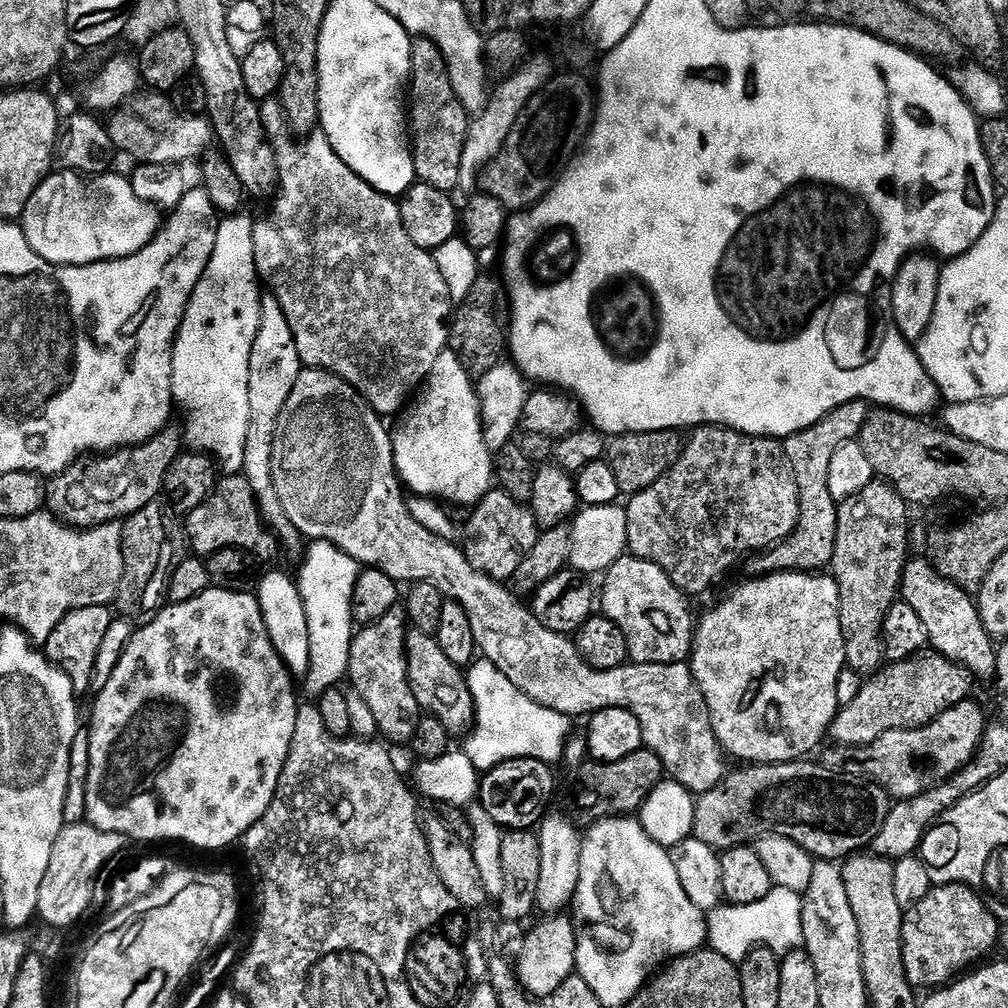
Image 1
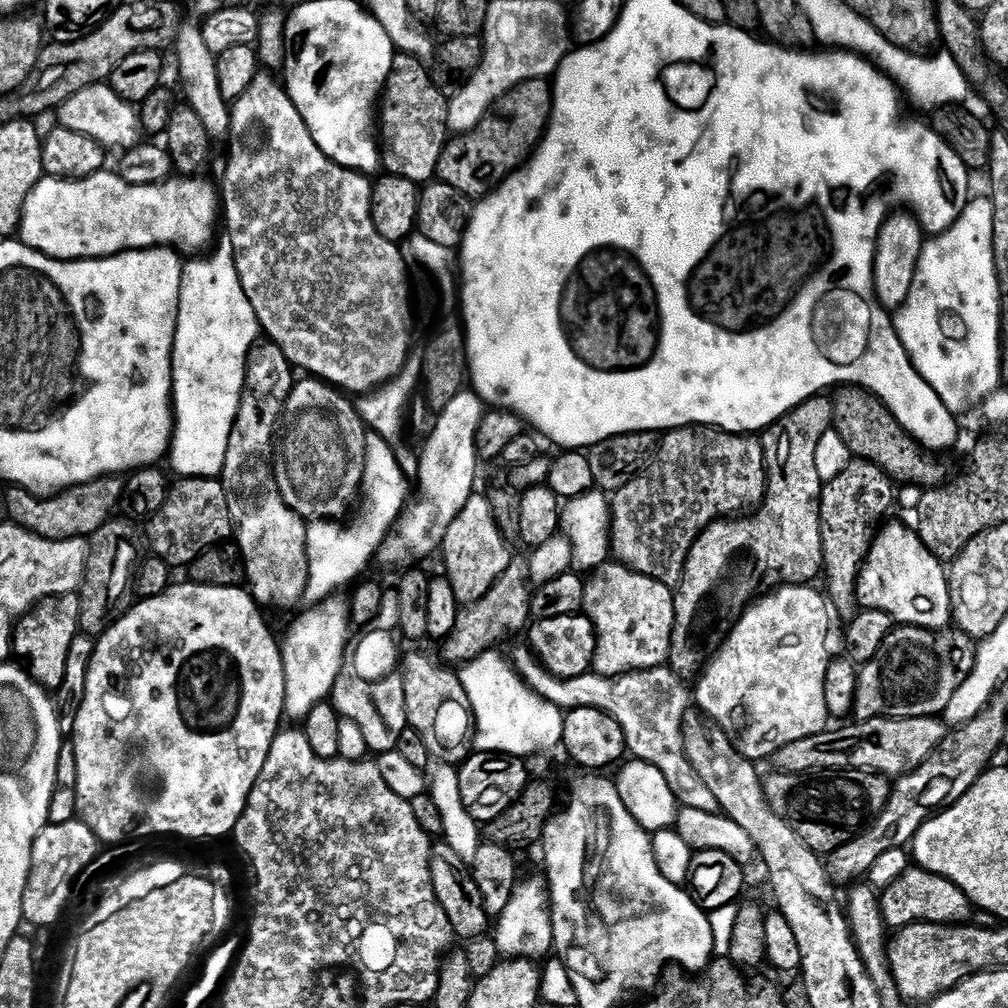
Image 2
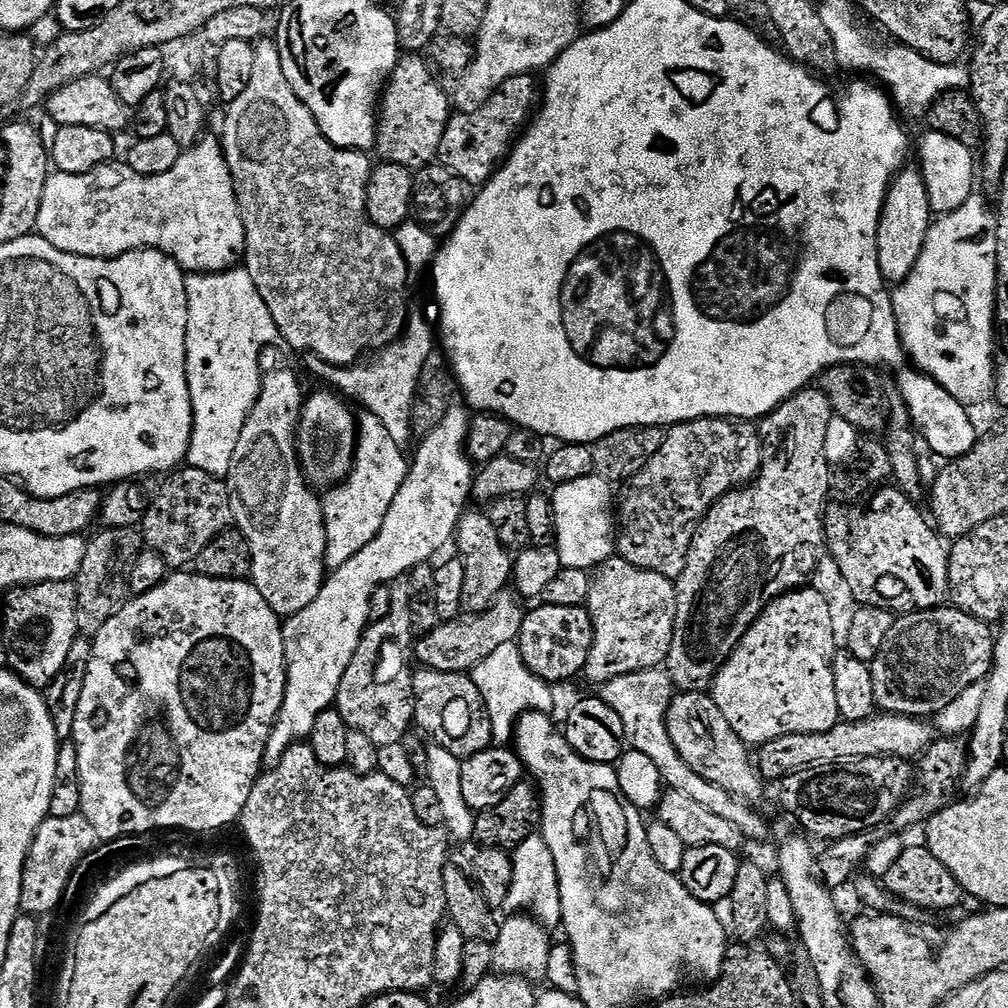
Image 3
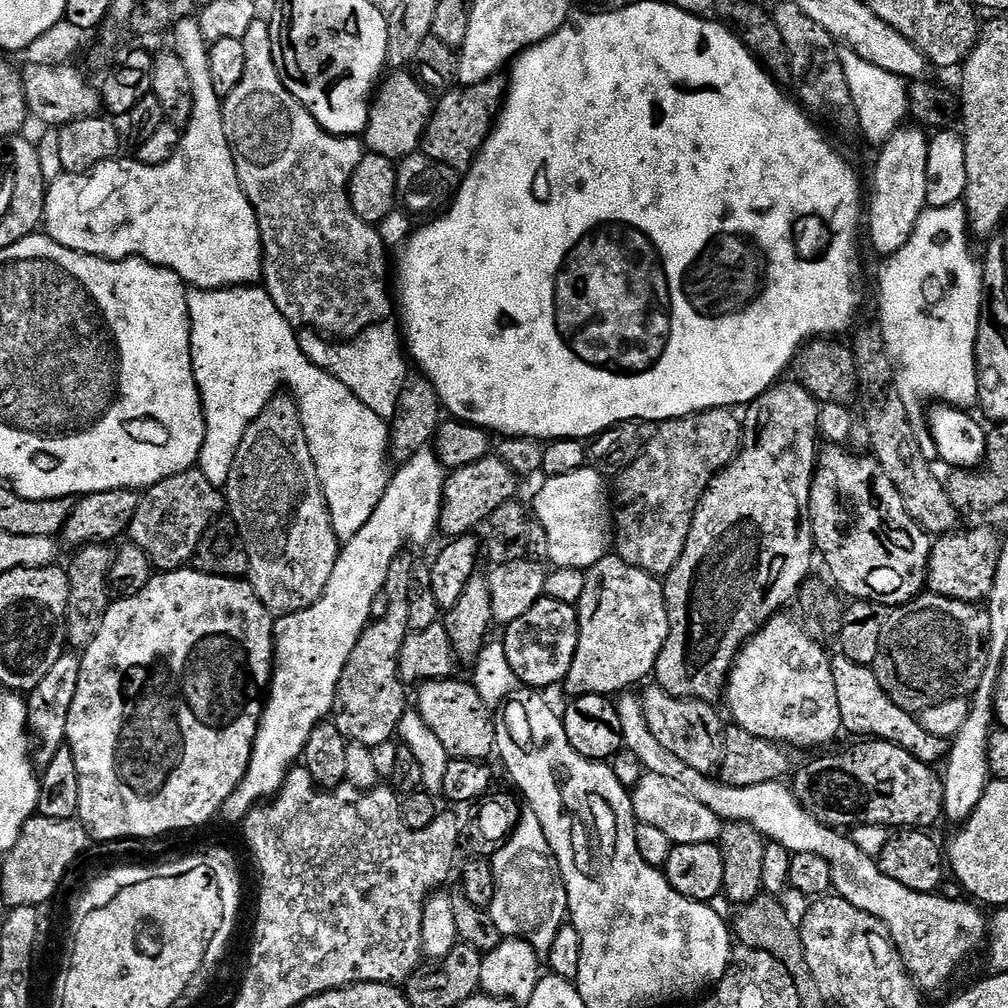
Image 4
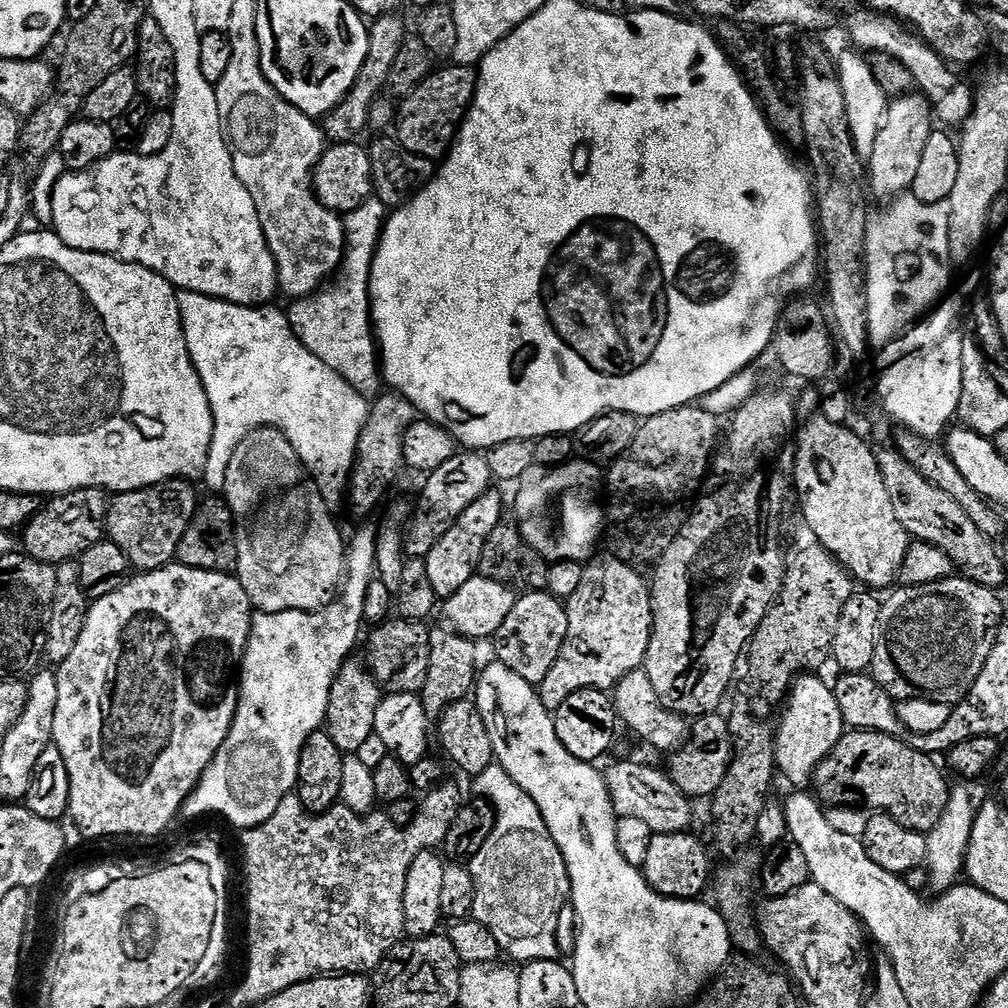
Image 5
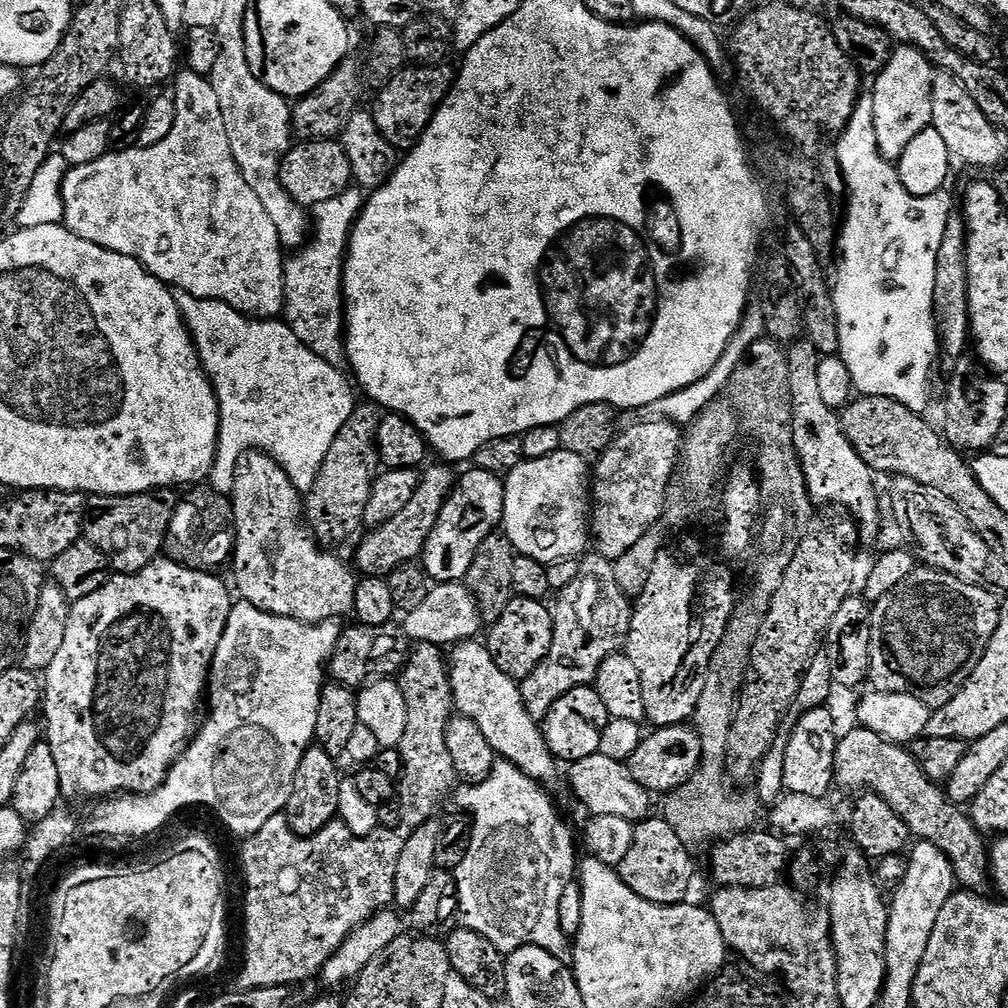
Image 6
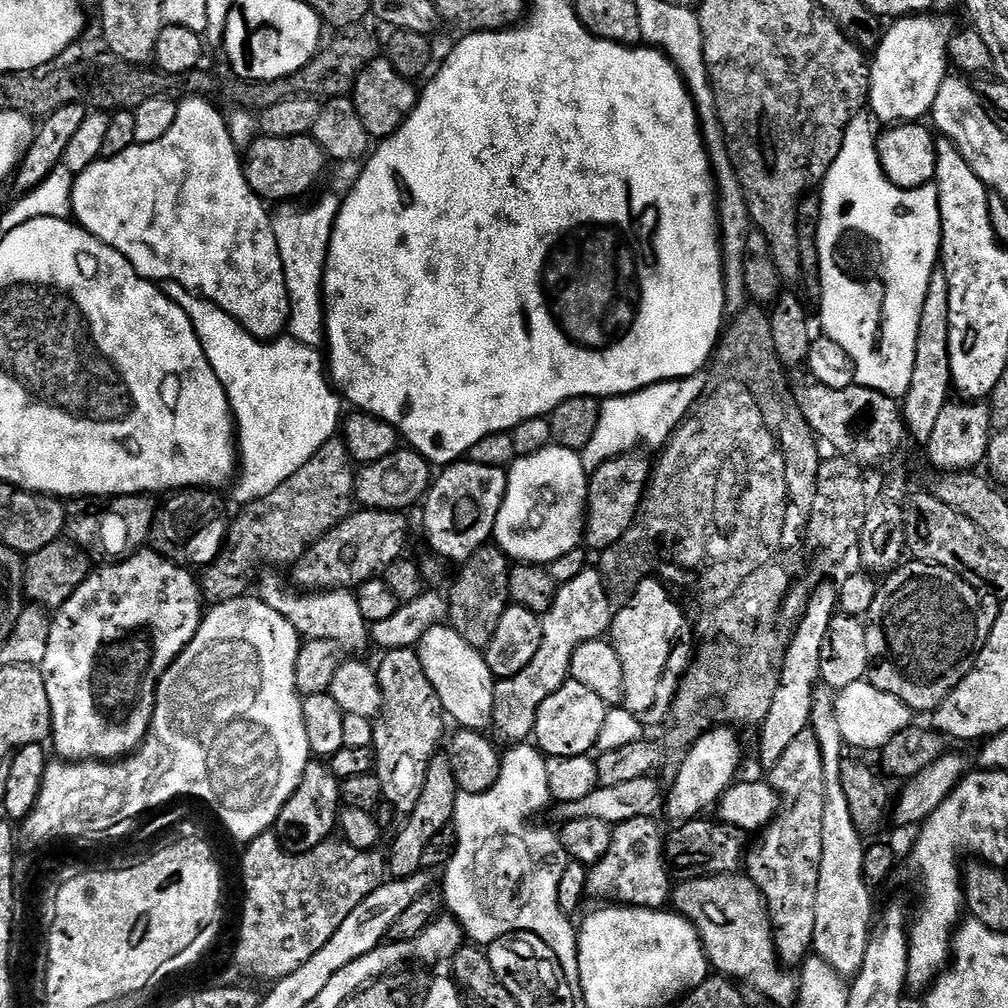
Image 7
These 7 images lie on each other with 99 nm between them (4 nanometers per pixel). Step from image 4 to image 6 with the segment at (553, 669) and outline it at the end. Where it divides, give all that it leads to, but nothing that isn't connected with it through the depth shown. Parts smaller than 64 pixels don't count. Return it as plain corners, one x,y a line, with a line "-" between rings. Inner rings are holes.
530,597
514,598
510,606
502,610
502,618
487,629
486,645
494,662
517,682
525,680
544,661
552,645
554,616
546,604

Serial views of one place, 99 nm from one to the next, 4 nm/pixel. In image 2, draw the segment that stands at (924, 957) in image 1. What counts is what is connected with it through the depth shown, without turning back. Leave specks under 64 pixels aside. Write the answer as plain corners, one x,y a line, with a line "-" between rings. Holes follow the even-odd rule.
914,866
898,882
883,889
882,911
885,921
891,927
893,924
893,929
896,930
903,928
905,924
918,924
921,922
926,924
960,924
964,926
971,921
968,919
971,918
972,912
974,913
974,905
970,897
954,882
950,882
933,872
927,872
925,868

